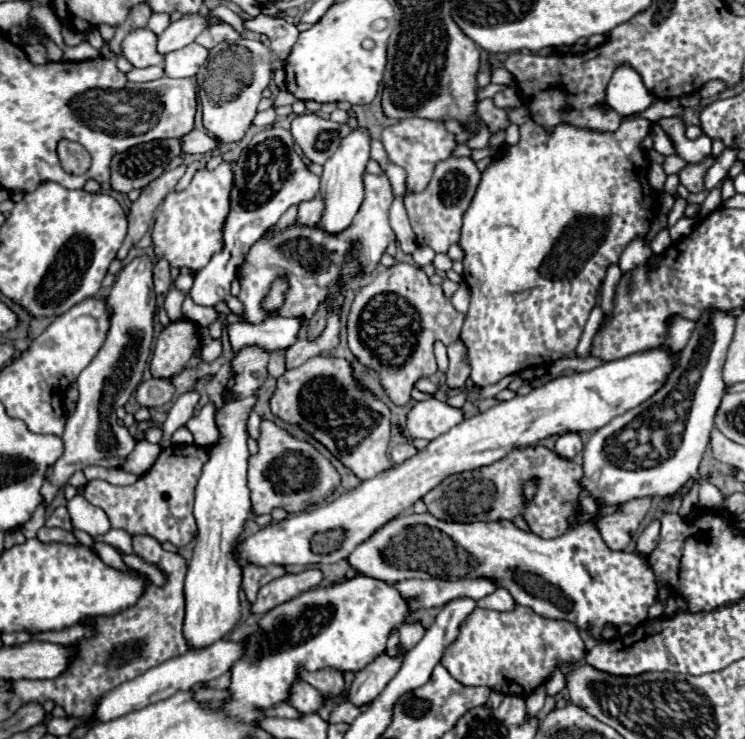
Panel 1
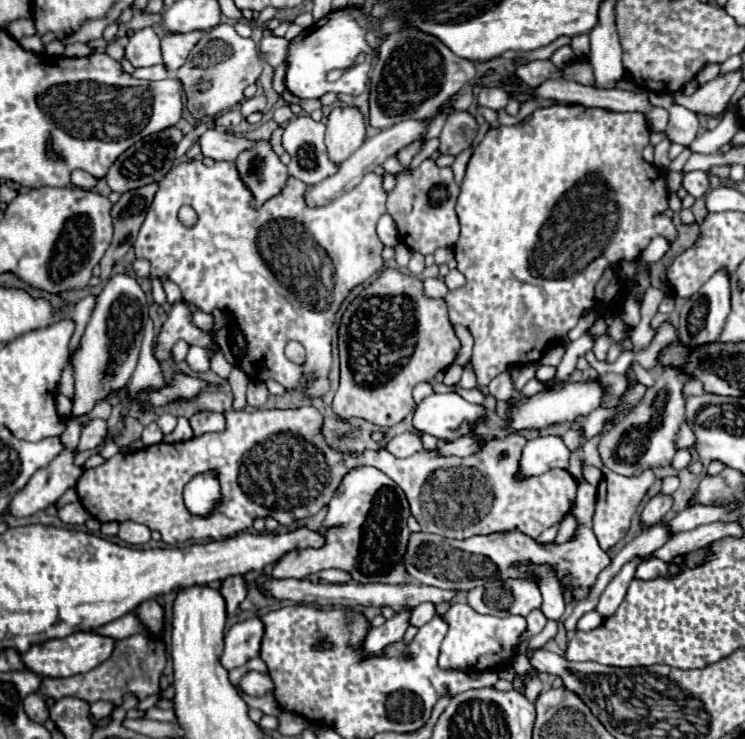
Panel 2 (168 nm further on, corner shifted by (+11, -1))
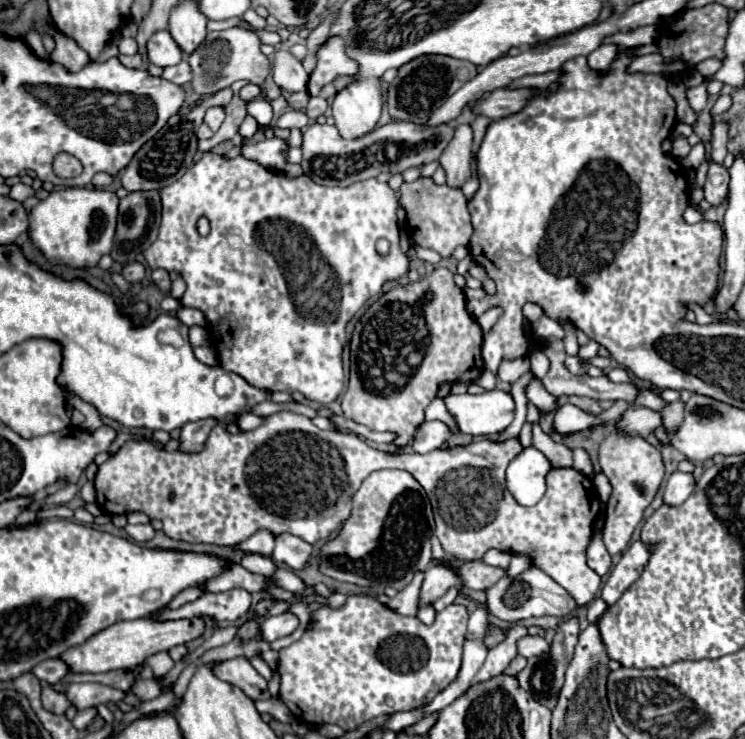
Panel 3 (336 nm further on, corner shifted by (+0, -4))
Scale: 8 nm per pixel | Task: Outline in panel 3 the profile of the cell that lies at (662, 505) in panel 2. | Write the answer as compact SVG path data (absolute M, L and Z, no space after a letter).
M676 470L668 482L666 482L666 490L664 490L664 502L670 504L670 506L678 506L680 502L684 502L692 490L696 486L696 480L694 480L694 474L686 474L686 472L680 472Z

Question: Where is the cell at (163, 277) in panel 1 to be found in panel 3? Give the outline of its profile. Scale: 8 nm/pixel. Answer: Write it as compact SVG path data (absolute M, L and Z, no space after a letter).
M132 262L132 264L126 264L122 268L122 276L128 280L128 282L140 282L144 278L144 266L140 262Z

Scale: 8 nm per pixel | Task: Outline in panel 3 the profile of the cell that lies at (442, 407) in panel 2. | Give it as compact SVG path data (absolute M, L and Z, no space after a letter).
M490 390L490 392L478 394L478 396L472 396L472 394L446 396L446 406L452 412L452 416L456 418L458 428L470 436L500 434L514 420L514 398L510 392L504 392L504 390Z

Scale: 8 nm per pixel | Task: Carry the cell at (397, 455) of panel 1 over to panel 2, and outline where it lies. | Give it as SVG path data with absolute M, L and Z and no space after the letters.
M407 431L407 433L401 433L401 435L393 437L393 439L385 445L385 449L387 449L391 455L395 455L395 457L405 459L405 457L411 457L413 453L421 451L423 447L421 447L419 433L415 433L415 431Z

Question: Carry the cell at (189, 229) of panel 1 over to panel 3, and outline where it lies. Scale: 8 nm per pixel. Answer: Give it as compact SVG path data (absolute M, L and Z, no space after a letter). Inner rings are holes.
M206 152L192 168L186 170L186 174L176 180L174 184L166 186L160 190L162 196L162 224L160 224L160 234L158 240L144 250L144 260L146 264L156 270L172 270L180 272L180 276L186 282L186 292L180 298L182 306L196 308L204 314L208 320L208 334L212 338L212 344L218 354L218 362L224 370L240 374L246 382L250 382L256 388L268 390L268 392L302 392L306 394L308 400L318 402L318 404L330 404L336 400L344 388L344 370L342 370L342 348L346 342L346 324L352 320L352 316L366 304L368 298L376 296L384 282L398 280L408 274L408 258L400 250L400 228L398 228L398 218L396 218L396 196L392 188L386 182L378 182L376 178L370 178L368 182L356 182L346 188L328 188L312 182L308 176L298 176L298 178L288 178L280 170L268 170L260 166L256 160L248 160L244 156L236 156L232 160L226 160L214 152ZM206 216L210 222L210 234L202 238L196 230L196 222ZM380 238L388 238L390 242L390 252L386 256L376 252L376 242Z

